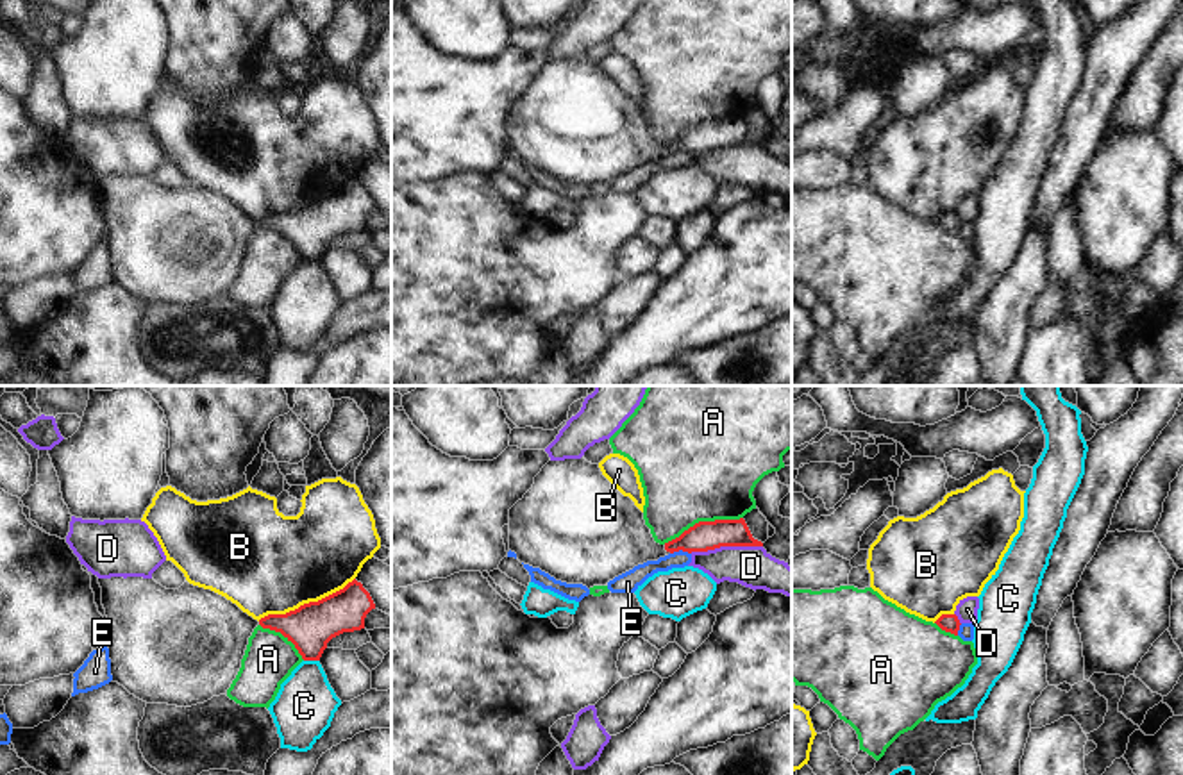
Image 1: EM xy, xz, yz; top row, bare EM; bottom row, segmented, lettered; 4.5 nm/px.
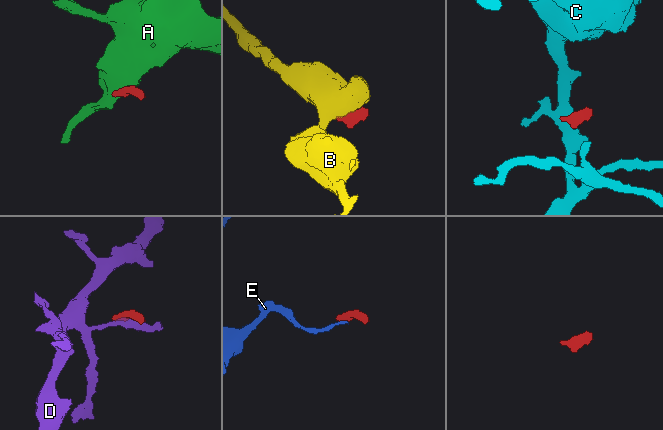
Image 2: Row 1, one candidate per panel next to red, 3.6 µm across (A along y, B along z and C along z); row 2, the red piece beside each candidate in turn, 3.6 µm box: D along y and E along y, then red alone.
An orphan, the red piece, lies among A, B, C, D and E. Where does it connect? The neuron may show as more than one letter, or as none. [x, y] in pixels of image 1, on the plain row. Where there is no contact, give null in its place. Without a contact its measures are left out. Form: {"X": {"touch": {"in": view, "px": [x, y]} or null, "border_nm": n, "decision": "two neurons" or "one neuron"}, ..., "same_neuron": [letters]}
{"A": {"touch": {"in": "xz", "px": [703, 122]}, "border_nm": 380, "decision": "two neurons"}, "B": {"touch": {"in": "xy", "px": [306, 204]}, "border_nm": 480, "decision": "two neurons"}, "C": {"touch": {"in": "xy", "px": [311, 259]}, "border_nm": 70, "decision": "two neurons"}, "D": {"touch": {"in": "xz", "px": [726, 145]}, "border_nm": 320, "decision": "two neurons"}, "E": {"touch": {"in": "xz", "px": [679, 149]}, "border_nm": 100, "decision": "two neurons"}, "same_neuron": []}

